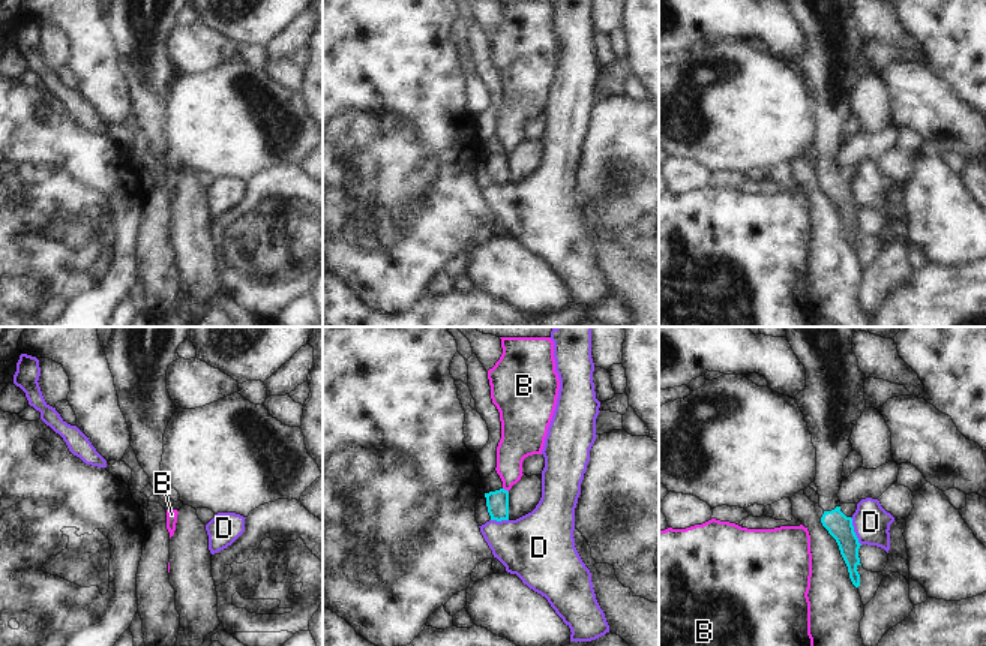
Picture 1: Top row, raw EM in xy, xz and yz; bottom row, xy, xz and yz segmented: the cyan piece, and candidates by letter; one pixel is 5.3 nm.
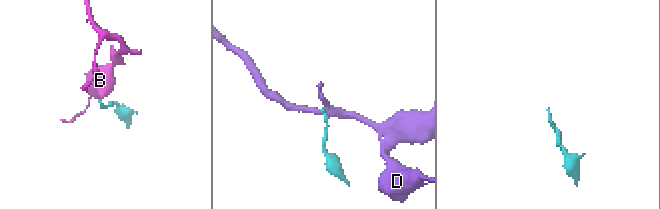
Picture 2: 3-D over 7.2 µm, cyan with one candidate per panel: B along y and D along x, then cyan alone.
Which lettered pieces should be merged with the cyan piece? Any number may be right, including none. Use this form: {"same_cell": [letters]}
{"same_cell": []}

